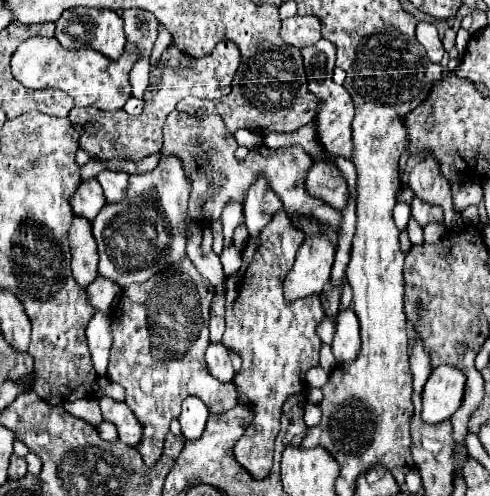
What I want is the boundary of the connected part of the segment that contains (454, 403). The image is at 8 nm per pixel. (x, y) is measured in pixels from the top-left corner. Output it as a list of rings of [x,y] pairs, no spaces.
[[[452,366],[432,370],[422,392],[422,420],[436,424],[448,420],[462,404],[466,376]]]

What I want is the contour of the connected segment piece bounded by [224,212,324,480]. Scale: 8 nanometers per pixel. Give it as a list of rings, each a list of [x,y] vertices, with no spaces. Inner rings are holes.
[[[278,212],[272,222],[264,228],[260,234],[260,246],[254,246],[248,250],[248,246],[242,252],[242,268],[234,276],[226,278],[226,332],[224,332],[224,346],[232,348],[242,358],[240,372],[234,374],[234,384],[238,390],[238,400],[248,404],[254,410],[254,418],[248,424],[244,436],[234,444],[234,458],[248,470],[250,476],[256,480],[268,476],[272,468],[272,452],[274,452],[274,440],[280,432],[280,416],[282,406],[290,396],[302,394],[306,380],[304,374],[308,368],[318,366],[318,354],[320,354],[320,338],[316,336],[316,324],[324,318],[320,298],[310,296],[294,302],[286,302],[282,294],[282,282],[288,270],[294,264],[294,256],[304,242],[304,234],[296,230],[288,218],[286,212]]]

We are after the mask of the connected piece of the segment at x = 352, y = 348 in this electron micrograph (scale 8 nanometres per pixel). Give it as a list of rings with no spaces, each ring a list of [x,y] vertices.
[[[340,310],[334,320],[332,352],[338,362],[352,362],[360,352],[360,328],[354,310]]]

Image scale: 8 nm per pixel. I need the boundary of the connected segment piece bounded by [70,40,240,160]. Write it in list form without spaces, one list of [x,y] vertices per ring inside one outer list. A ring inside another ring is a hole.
[[[230,40],[220,42],[214,52],[204,58],[190,58],[176,46],[170,46],[162,54],[160,64],[150,72],[150,86],[146,90],[144,110],[140,116],[130,116],[124,110],[104,112],[94,108],[74,108],[70,112],[70,120],[80,132],[80,148],[98,160],[142,160],[148,154],[156,154],[162,148],[162,124],[166,116],[176,108],[176,104],[184,96],[222,98],[230,92],[230,84],[238,64],[240,50]]]

